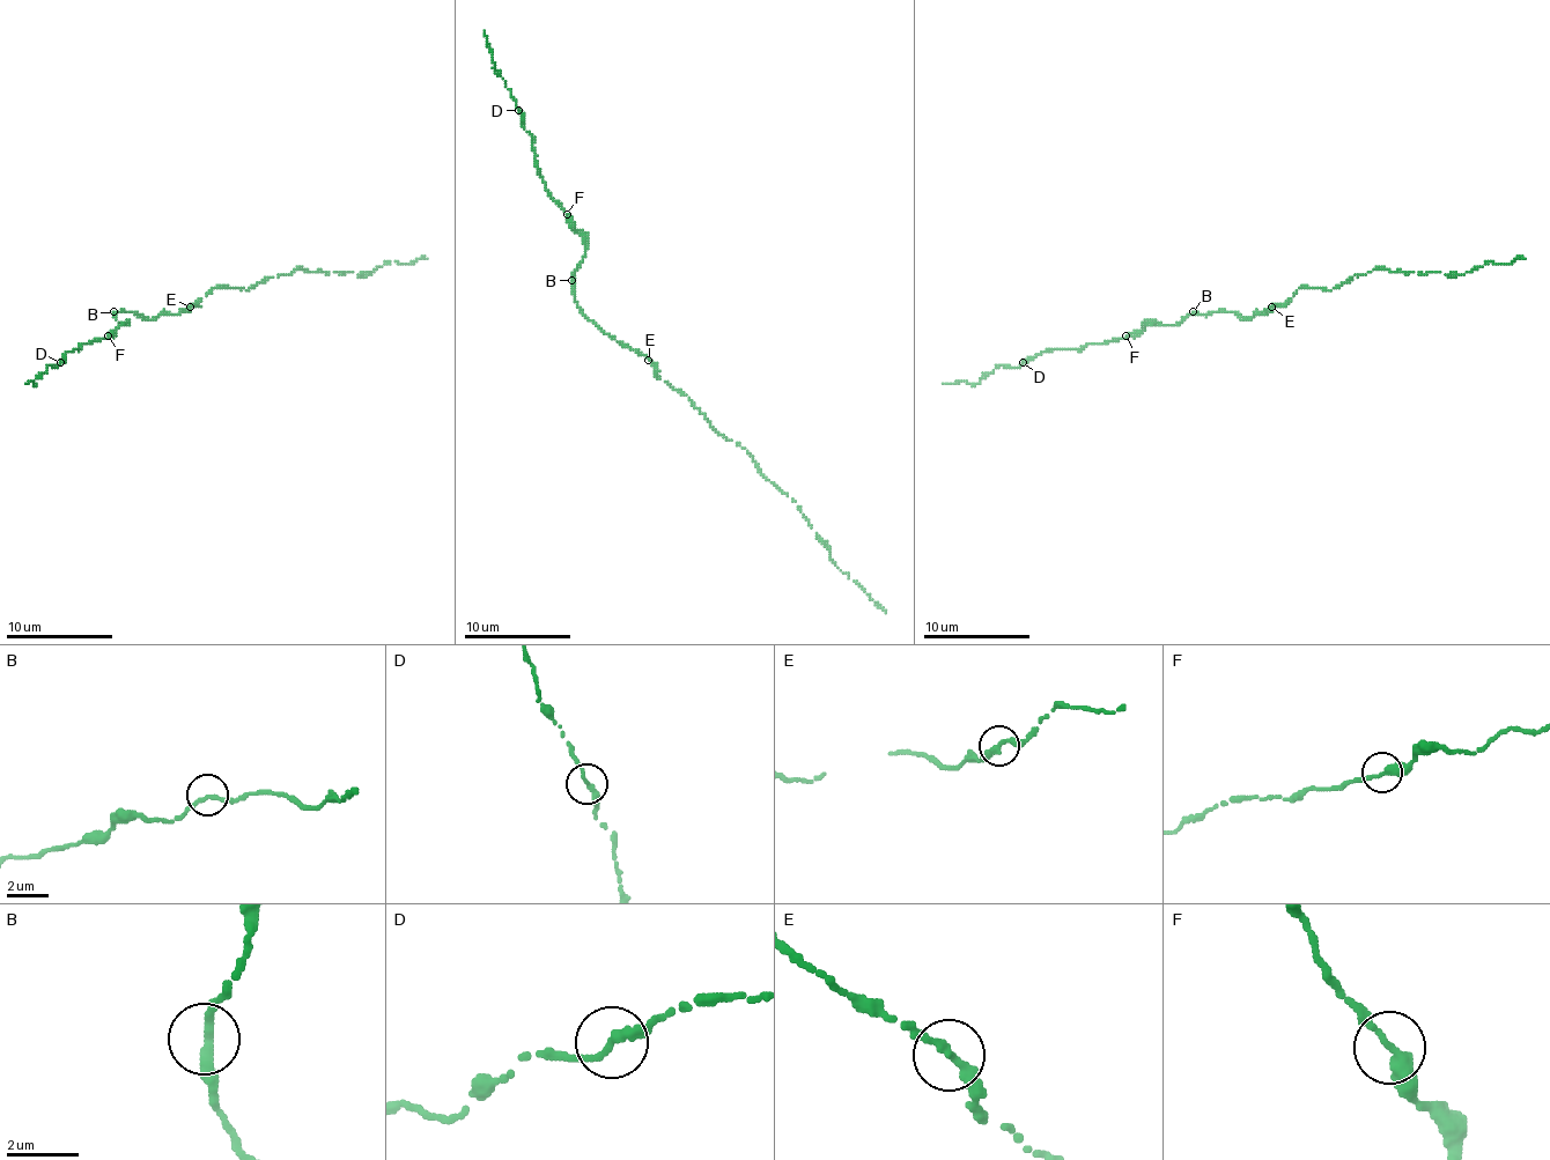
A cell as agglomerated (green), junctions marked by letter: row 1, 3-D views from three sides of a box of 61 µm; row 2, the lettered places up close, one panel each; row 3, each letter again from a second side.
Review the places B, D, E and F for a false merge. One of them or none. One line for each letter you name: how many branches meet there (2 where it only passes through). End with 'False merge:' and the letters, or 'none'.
False merge: none

